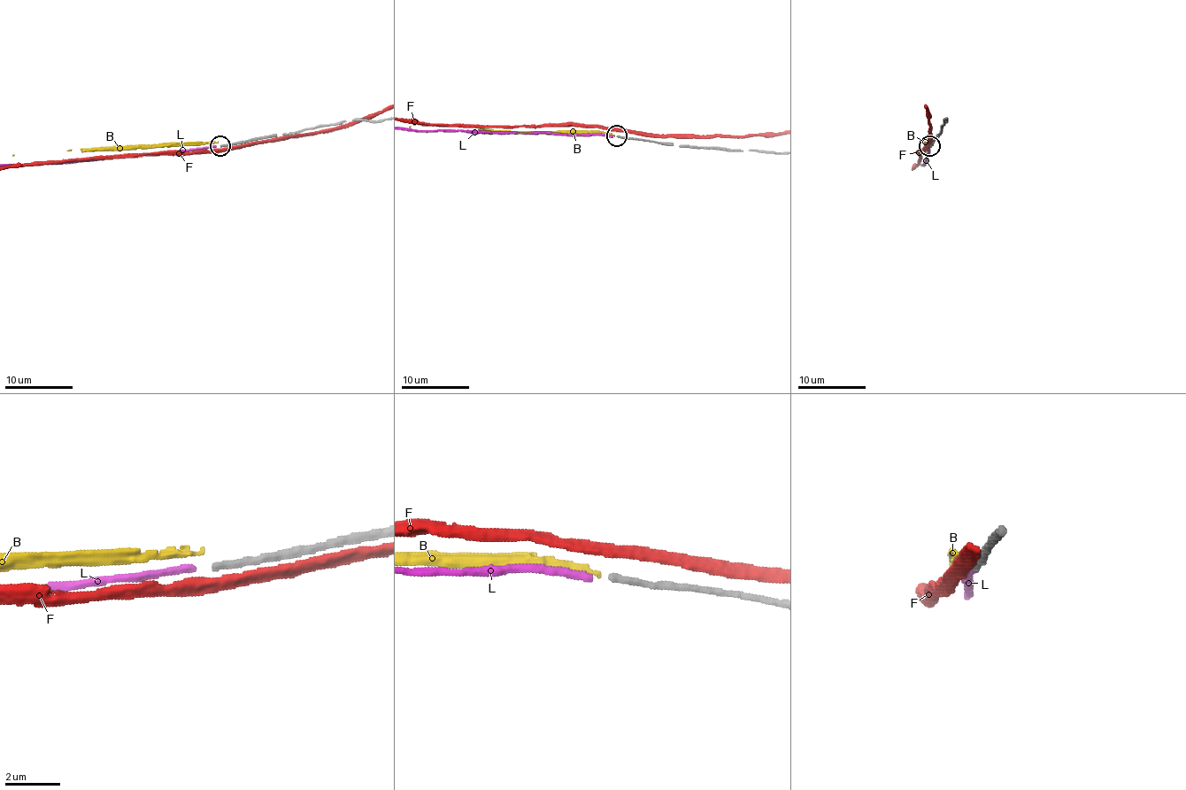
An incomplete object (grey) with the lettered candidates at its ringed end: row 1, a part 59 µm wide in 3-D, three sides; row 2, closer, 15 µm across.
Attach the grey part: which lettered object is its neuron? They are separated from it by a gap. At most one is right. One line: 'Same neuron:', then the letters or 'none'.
Same neuron: L

